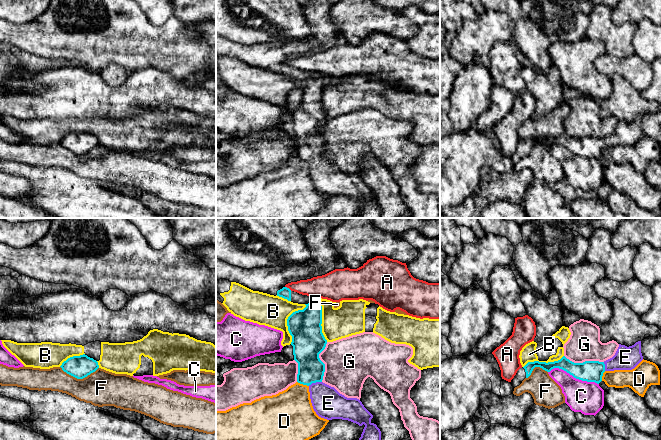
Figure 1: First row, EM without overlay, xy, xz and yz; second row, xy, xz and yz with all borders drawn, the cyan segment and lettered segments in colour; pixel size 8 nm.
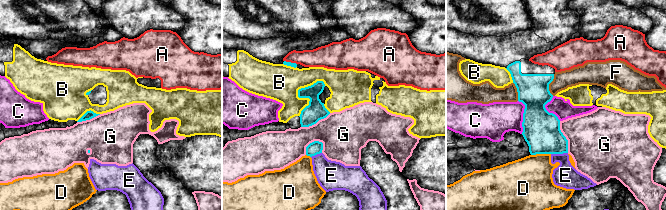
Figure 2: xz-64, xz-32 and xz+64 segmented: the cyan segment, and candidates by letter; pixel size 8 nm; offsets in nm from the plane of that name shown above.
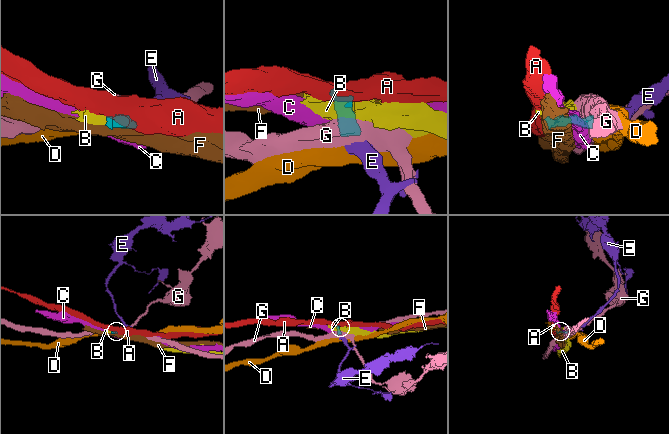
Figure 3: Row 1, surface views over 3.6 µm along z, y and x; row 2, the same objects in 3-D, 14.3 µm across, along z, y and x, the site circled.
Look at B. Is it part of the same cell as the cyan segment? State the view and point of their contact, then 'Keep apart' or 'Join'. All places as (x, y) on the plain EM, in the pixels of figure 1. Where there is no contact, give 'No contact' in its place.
Touches cyan at xz (287, 97). Keep apart

